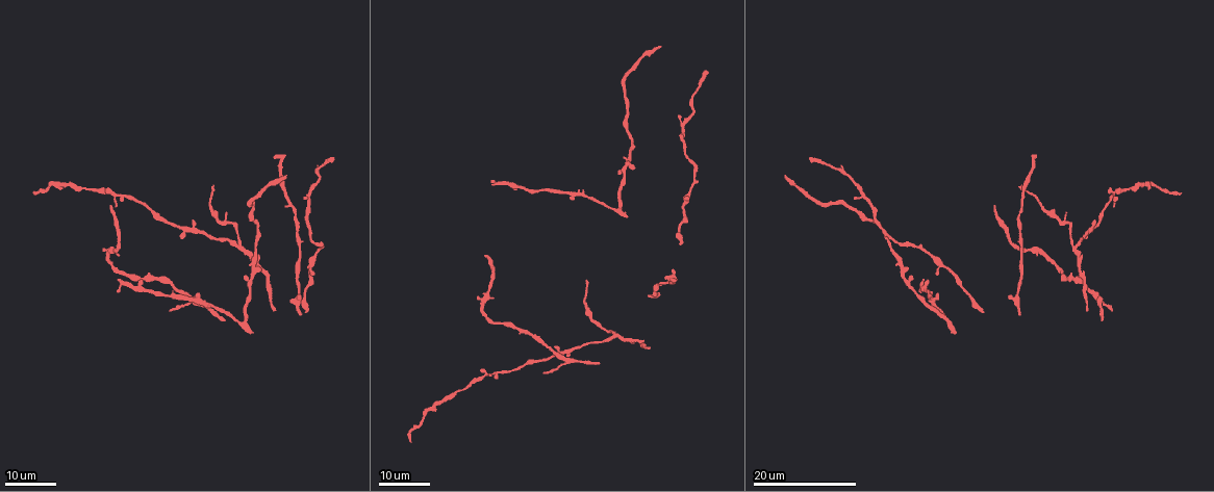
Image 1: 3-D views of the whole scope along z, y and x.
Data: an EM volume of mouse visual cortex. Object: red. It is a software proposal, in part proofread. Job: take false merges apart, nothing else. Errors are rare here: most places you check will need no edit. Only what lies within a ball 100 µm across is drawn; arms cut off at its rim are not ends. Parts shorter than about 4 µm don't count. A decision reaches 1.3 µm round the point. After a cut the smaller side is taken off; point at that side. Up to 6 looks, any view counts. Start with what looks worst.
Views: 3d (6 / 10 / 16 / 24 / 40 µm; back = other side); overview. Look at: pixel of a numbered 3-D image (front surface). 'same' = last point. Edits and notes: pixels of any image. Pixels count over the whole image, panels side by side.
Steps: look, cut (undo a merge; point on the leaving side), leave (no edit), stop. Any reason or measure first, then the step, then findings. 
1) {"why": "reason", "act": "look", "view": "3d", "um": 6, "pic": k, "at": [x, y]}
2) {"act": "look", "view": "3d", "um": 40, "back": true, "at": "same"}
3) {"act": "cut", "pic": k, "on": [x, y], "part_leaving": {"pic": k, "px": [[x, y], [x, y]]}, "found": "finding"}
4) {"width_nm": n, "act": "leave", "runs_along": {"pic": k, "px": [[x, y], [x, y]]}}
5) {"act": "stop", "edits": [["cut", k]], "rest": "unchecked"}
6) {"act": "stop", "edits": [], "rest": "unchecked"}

{"why": "three-way junction", "act": "look", "view": "3d", "um": 16, "pic": 1, "at": [568, 362]}

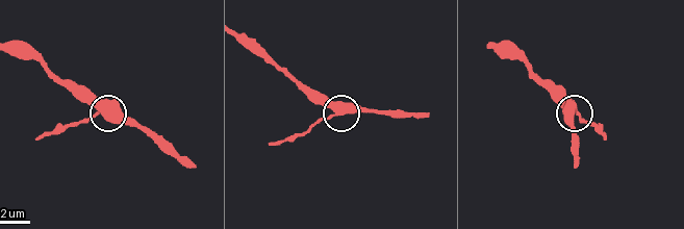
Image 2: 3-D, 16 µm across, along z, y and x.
{"act": "look", "view": "3d", "um": 10, "pic": 2, "at": [337, 114]}

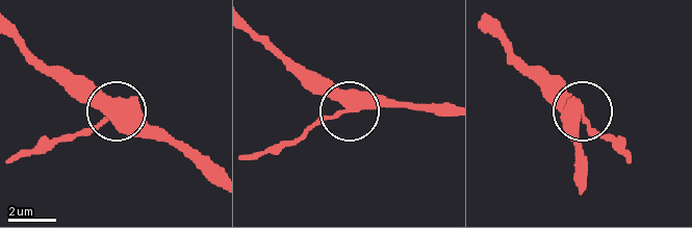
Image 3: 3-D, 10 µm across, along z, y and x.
{"side_arm_um": 6, "arms": 3, "act": "cut", "pic": 3, "on": [83, 134], "found": "a second neuron is stuck on"}

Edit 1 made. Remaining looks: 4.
{"why": "see it whole again", "act": "look", "view": "overview"}

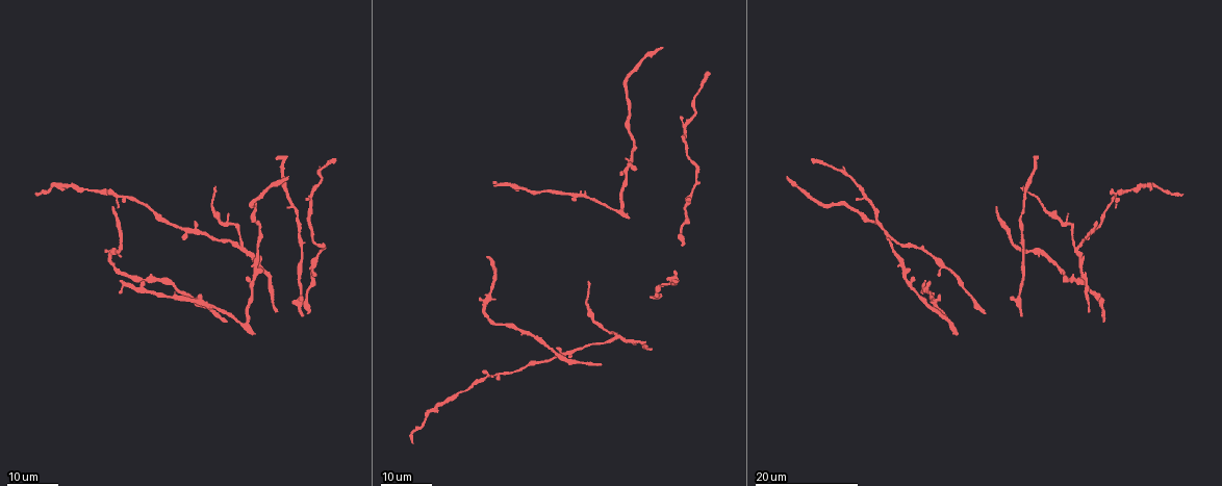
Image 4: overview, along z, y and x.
{"why": "small branch off a trunk", "act": "look", "view": "3d", "um": 24, "pic": 4, "at": [1076, 248]}

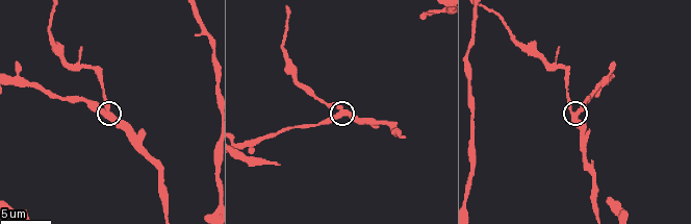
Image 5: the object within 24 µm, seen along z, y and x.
{"act": "look", "view": "3d", "um": 10, "pic": 5, "at": [339, 114]}

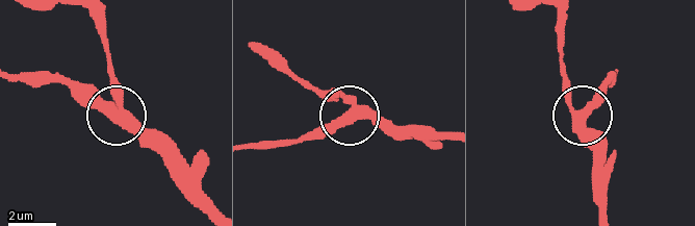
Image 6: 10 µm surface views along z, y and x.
{"width_nm": 400, "act": "leave", "found": "all the same neuron"}

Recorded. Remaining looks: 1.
{"act": "stop", "edits": [["cut", 3]], "rest": "unchecked"}

